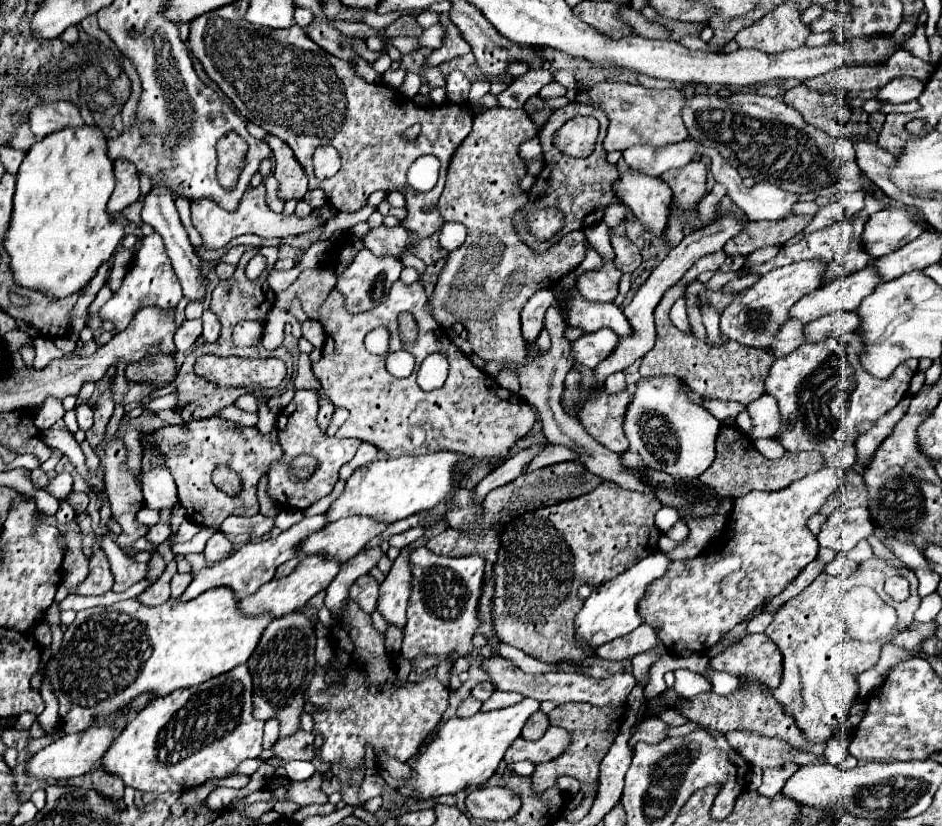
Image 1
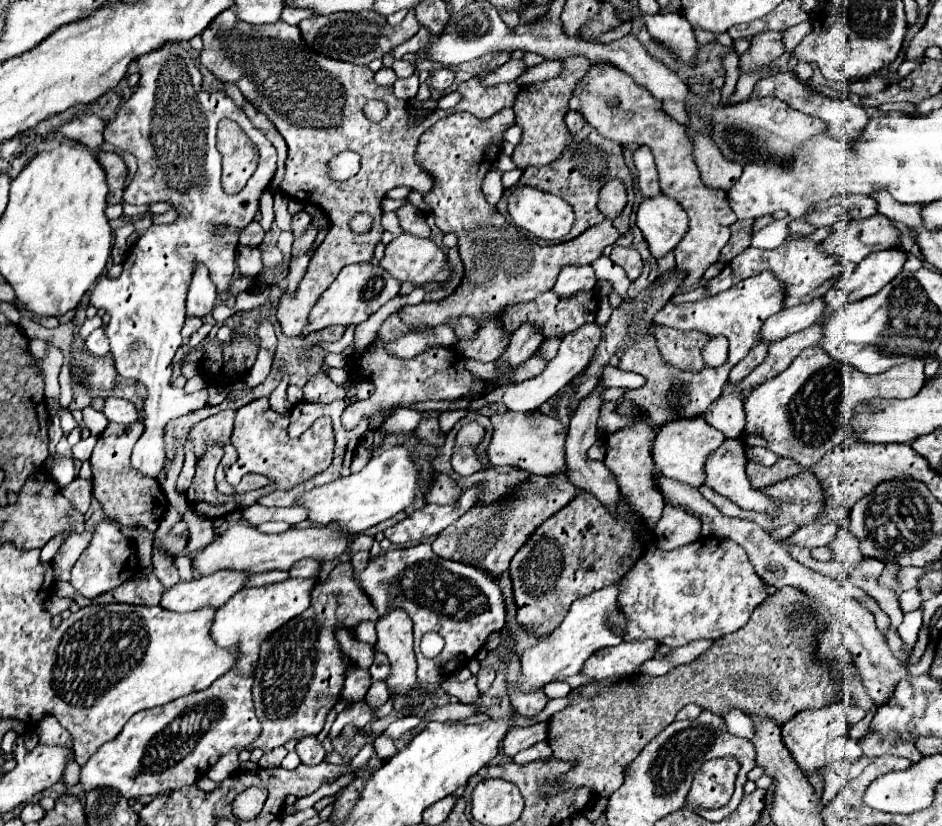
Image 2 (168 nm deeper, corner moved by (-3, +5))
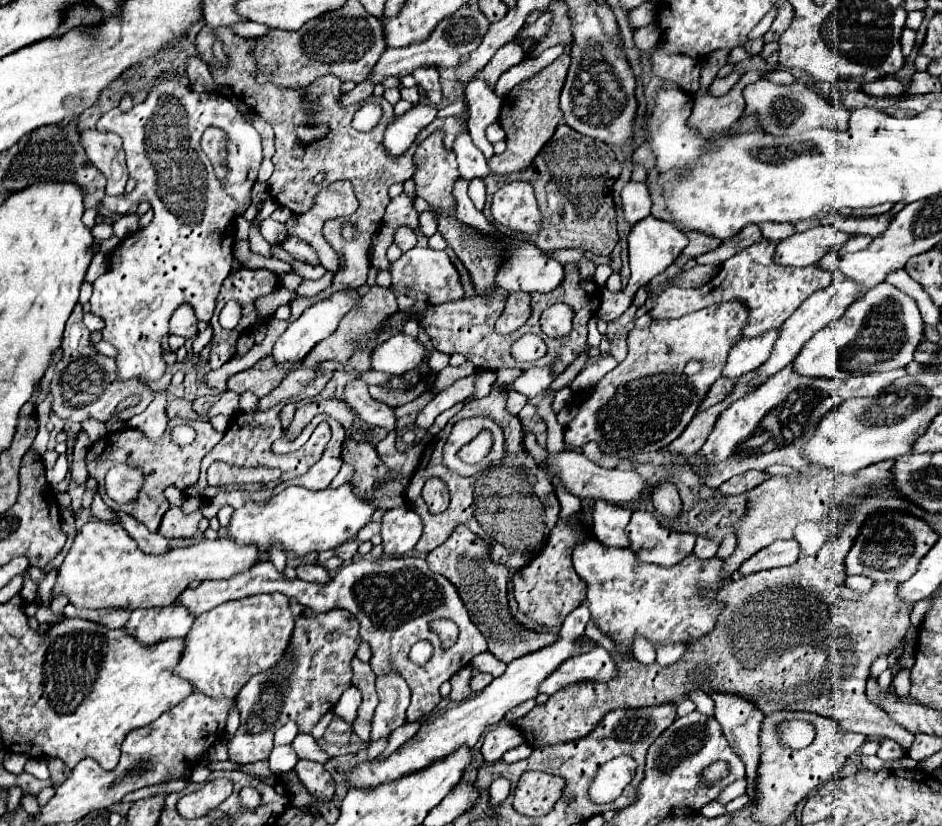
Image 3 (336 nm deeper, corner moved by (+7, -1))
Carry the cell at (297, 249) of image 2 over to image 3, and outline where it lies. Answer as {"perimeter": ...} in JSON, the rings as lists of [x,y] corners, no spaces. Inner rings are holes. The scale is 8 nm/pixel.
{"perimeter":[[[326,272],[320,280],[302,280],[302,284],[296,288],[295,292],[300,296],[316,296],[320,290],[330,286],[332,278],[334,278],[334,274]]]}

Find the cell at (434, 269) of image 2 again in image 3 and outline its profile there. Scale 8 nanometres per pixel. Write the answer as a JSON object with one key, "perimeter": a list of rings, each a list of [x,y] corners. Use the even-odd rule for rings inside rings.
{"perimeter":[[[412,248],[404,252],[398,260],[390,262],[390,276],[392,276],[392,288],[396,292],[404,290],[404,296],[410,296],[414,300],[428,300],[428,304],[444,304],[452,300],[460,300],[464,296],[460,276],[456,268],[452,266],[446,252],[436,252],[432,248]]]}

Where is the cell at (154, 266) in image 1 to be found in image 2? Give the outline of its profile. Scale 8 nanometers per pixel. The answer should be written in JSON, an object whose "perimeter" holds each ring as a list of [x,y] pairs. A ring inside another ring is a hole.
{"perimeter":[[[170,44],[168,48],[160,48],[160,52],[152,52],[148,56],[142,56],[136,60],[140,66],[140,84],[136,92],[130,96],[128,102],[124,102],[114,120],[108,122],[104,130],[104,140],[110,142],[120,152],[134,154],[138,162],[138,170],[134,178],[130,180],[128,188],[124,190],[124,202],[136,204],[136,206],[148,206],[154,202],[168,202],[178,212],[178,218],[172,224],[153,224],[146,230],[144,236],[132,246],[124,260],[124,270],[118,278],[100,276],[96,280],[96,286],[90,296],[90,304],[98,310],[110,314],[110,324],[106,326],[106,334],[110,338],[110,352],[116,360],[116,370],[124,378],[136,378],[142,382],[148,390],[146,406],[144,406],[144,436],[138,440],[132,452],[132,468],[146,476],[158,478],[158,472],[168,466],[166,456],[166,444],[162,436],[162,428],[166,422],[184,416],[188,412],[200,410],[206,406],[206,392],[194,392],[186,394],[184,388],[174,388],[170,384],[172,376],[172,360],[176,350],[182,344],[180,330],[186,320],[186,292],[192,282],[192,274],[196,270],[196,264],[204,264],[210,272],[210,280],[214,282],[218,292],[226,292],[230,288],[232,276],[236,272],[236,244],[238,234],[242,228],[246,228],[260,206],[260,194],[272,180],[276,172],[276,148],[272,142],[246,118],[246,114],[236,106],[236,102],[226,96],[222,90],[204,90],[202,86],[202,74],[192,62],[190,54],[180,44]],[[222,118],[230,118],[238,122],[248,138],[254,142],[254,146],[260,152],[258,168],[248,180],[248,186],[244,186],[242,192],[230,196],[222,190],[220,184],[220,152],[216,150],[216,126]],[[218,228],[228,228],[216,234]]]}

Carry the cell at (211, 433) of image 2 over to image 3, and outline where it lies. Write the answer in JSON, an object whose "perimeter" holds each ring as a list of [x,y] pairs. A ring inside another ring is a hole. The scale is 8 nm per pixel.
{"perimeter":[[[170,420],[168,422],[168,428],[166,428],[166,434],[160,442],[152,442],[144,436],[144,432],[136,430],[136,428],[122,428],[118,432],[110,432],[106,434],[104,438],[96,440],[88,454],[86,454],[86,464],[88,464],[88,472],[92,478],[98,480],[98,486],[100,486],[100,494],[104,490],[102,486],[102,478],[106,476],[106,472],[112,468],[112,466],[118,466],[118,464],[128,464],[128,466],[138,466],[142,472],[144,472],[144,482],[142,482],[142,490],[138,492],[138,498],[134,502],[126,502],[126,504],[118,504],[114,500],[110,500],[106,494],[102,494],[104,502],[118,510],[118,512],[124,512],[124,514],[130,514],[132,518],[136,518],[138,522],[142,522],[150,532],[156,532],[158,526],[160,526],[160,520],[164,516],[164,512],[168,510],[168,500],[164,498],[164,490],[168,486],[176,486],[180,490],[184,490],[188,484],[194,484],[198,480],[198,474],[200,474],[200,462],[202,458],[220,442],[220,438],[224,436],[222,432],[218,432],[208,420],[182,420],[186,424],[190,424],[194,430],[198,430],[196,434],[196,440],[188,446],[178,446],[176,442],[172,442],[172,428],[178,424],[178,420]]]}

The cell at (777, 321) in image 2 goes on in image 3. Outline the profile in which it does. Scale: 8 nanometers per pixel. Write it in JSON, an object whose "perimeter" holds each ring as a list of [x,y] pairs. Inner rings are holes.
{"perimeter":[[[768,330],[766,334],[758,334],[754,338],[742,338],[732,346],[730,358],[722,370],[726,378],[740,378],[742,374],[756,370],[770,356],[770,346],[774,346],[774,338],[778,330]]]}

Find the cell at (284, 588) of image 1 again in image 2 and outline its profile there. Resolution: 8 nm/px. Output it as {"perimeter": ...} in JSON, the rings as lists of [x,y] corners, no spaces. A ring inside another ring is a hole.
{"perimeter":[[[288,578],[280,584],[248,590],[244,588],[216,610],[210,636],[220,648],[236,648],[236,664],[234,664],[236,672],[240,672],[242,676],[250,676],[254,672],[260,646],[272,636],[272,632],[276,632],[288,620],[300,616],[308,608],[310,588],[314,588],[314,584],[316,584],[314,578]]]}

